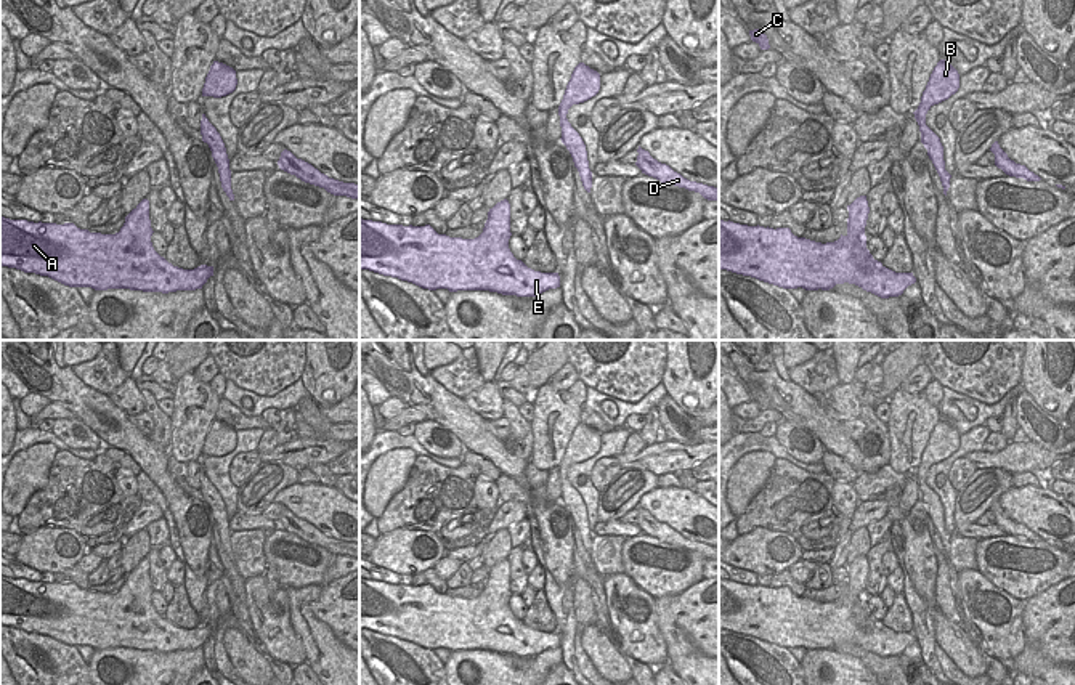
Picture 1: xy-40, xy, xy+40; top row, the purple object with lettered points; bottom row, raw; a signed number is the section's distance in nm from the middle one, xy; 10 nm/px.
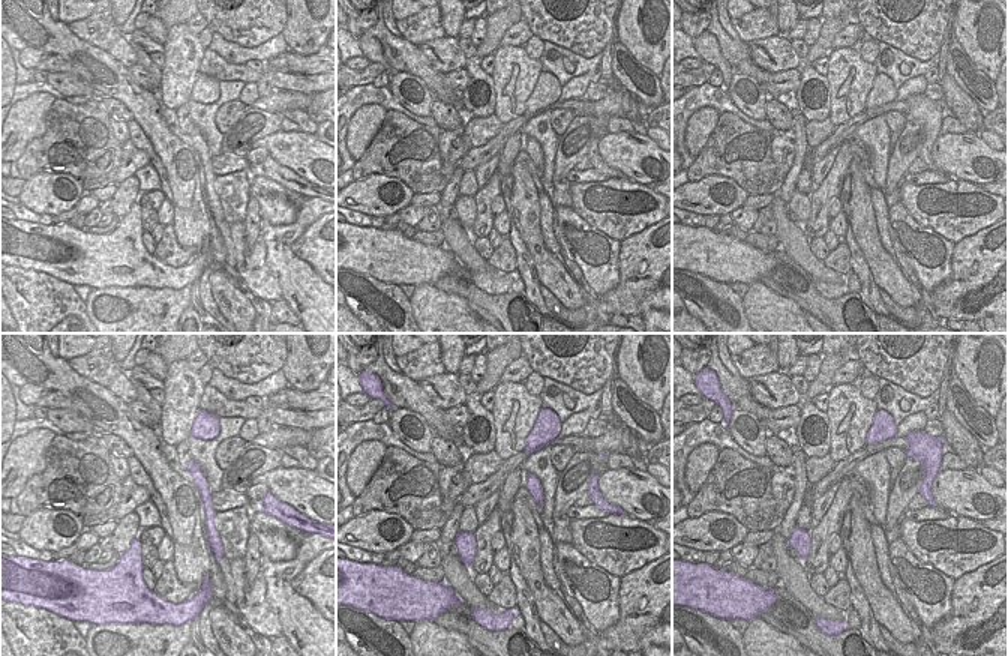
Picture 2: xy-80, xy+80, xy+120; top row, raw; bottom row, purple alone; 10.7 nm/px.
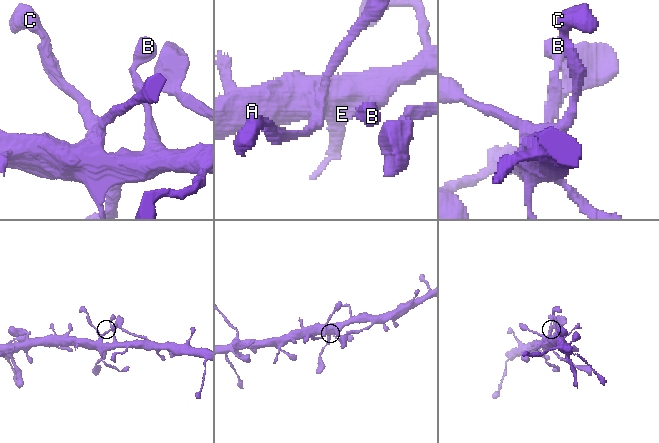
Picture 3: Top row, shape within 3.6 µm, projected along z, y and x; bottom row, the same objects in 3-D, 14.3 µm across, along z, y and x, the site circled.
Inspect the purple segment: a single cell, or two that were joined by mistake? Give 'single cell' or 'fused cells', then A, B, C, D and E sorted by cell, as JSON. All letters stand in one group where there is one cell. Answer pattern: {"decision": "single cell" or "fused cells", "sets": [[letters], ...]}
{"decision": "single cell", "sets": [["A", "B", "C", "D", "E"]]}

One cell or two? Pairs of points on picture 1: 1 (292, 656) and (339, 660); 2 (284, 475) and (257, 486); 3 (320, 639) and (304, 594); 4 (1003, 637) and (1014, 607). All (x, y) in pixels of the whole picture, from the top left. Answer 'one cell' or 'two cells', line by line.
1: two cells
2: one cell
3: one cell
4: one cell

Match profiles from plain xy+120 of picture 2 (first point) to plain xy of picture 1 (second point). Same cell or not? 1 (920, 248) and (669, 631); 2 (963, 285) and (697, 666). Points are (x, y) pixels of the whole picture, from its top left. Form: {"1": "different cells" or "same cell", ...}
{"1": "different cells", "2": "different cells"}

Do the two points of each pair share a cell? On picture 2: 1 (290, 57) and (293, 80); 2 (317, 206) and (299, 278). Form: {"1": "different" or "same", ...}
{"1": "different", "2": "same"}

